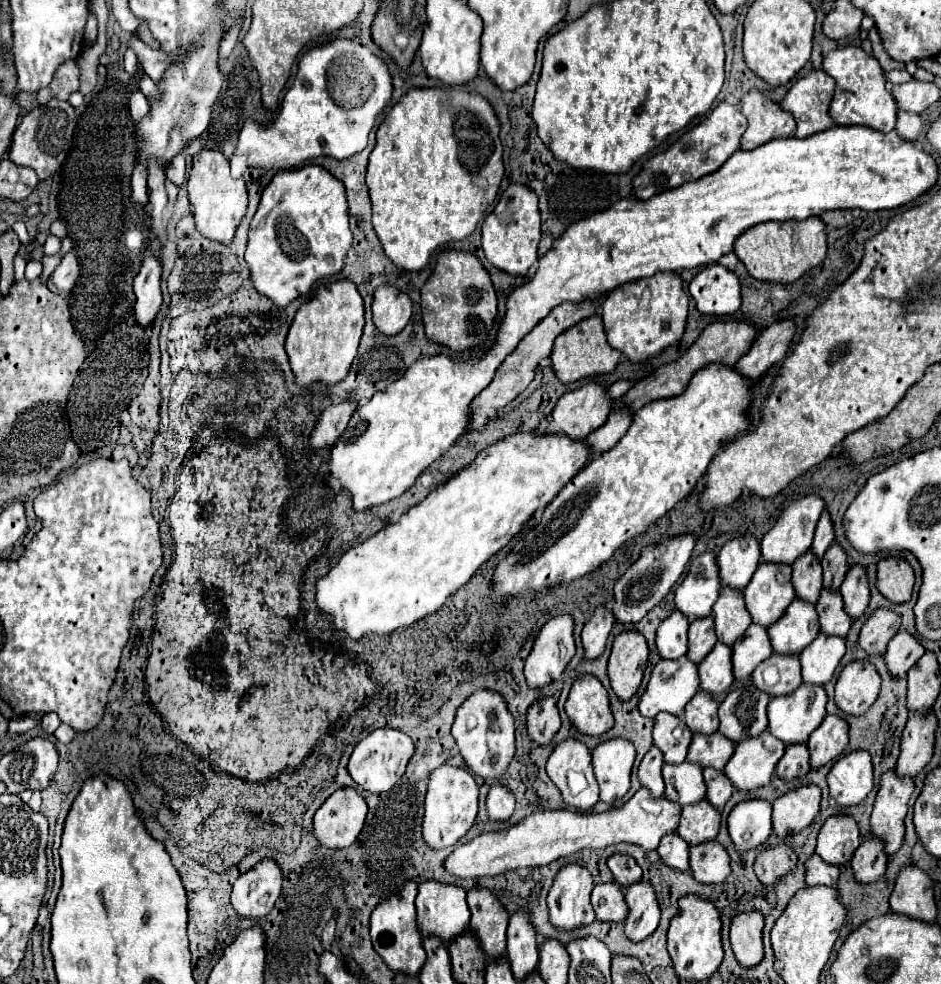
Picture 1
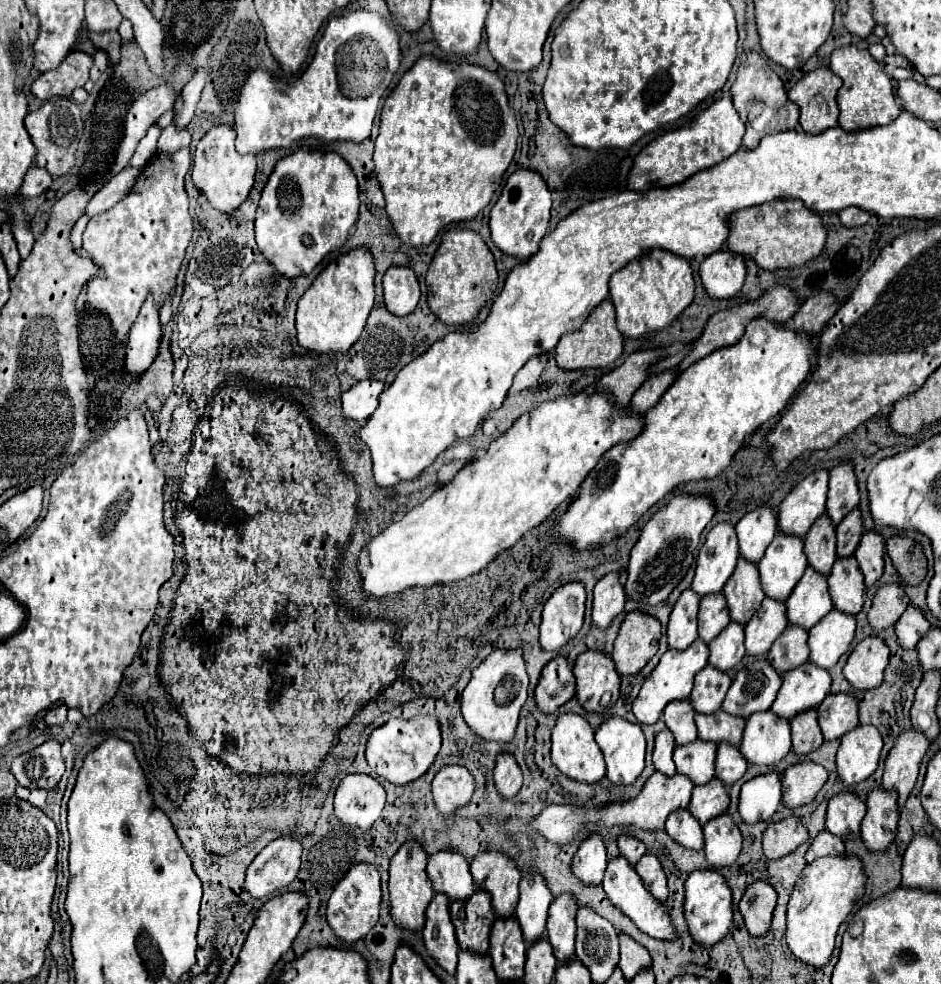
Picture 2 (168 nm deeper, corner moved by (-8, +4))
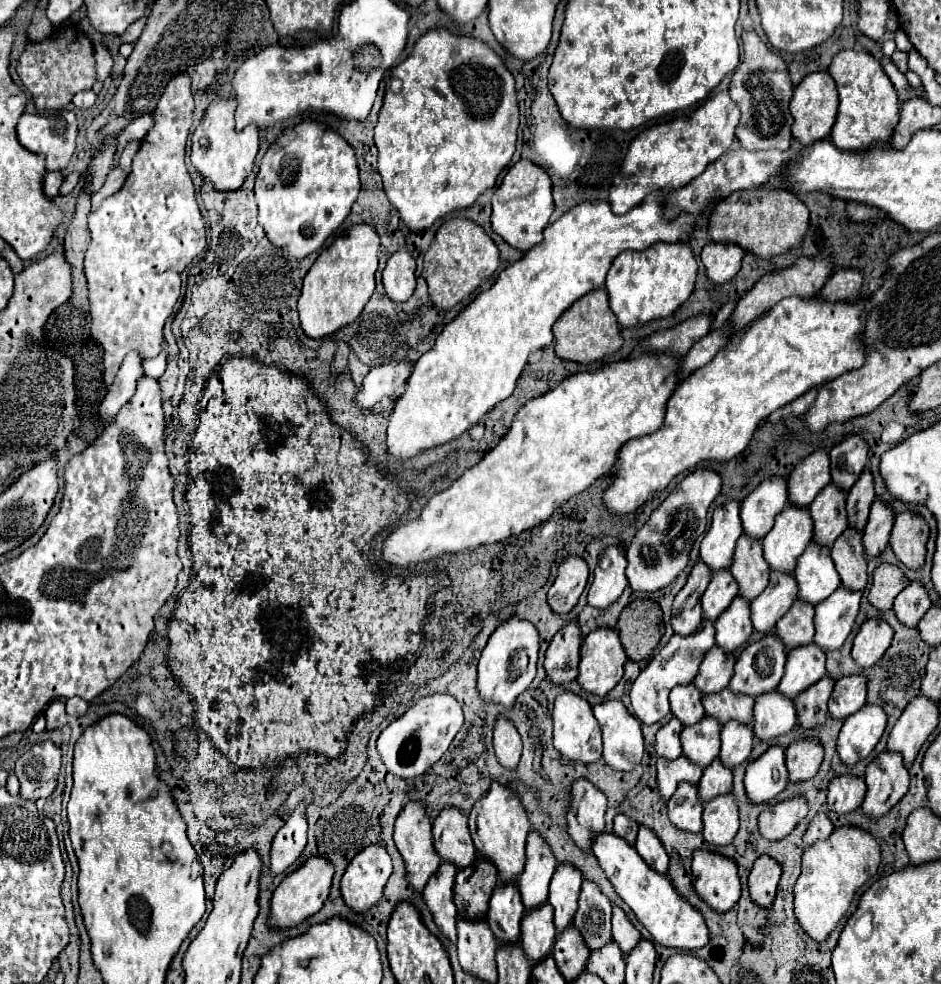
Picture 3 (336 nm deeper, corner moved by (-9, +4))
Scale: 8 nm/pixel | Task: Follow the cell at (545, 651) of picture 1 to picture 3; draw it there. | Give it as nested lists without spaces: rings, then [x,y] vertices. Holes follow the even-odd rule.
[[[568,554],[558,566],[558,576],[548,590],[548,602],[558,614],[568,614],[588,582],[588,566],[582,556]]]

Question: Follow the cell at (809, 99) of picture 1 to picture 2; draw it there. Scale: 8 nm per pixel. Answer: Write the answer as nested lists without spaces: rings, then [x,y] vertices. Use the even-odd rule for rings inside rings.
[[[817,68],[803,76],[791,90],[789,100],[793,100],[801,110],[801,128],[809,134],[819,134],[827,128],[837,126],[837,90],[841,88],[841,78],[829,68]]]

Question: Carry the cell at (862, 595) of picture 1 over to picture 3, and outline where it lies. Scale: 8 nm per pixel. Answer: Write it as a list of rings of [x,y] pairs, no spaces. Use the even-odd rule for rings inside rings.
[[[880,498],[872,502],[870,518],[864,528],[864,548],[868,556],[880,554],[890,540],[890,532],[894,526],[894,512],[888,504],[884,504]]]

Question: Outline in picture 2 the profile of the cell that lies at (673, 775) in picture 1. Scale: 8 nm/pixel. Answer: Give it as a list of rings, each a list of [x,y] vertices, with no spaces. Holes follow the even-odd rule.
[[[699,740],[693,746],[677,746],[673,754],[677,774],[687,776],[695,786],[705,786],[715,774],[715,752],[715,744]]]

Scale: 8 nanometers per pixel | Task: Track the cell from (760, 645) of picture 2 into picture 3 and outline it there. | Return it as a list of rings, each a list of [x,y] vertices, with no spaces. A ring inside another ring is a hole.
[[[772,570],[766,590],[750,602],[754,628],[764,634],[770,632],[776,626],[776,622],[788,612],[796,596],[798,596],[796,578],[792,574]]]

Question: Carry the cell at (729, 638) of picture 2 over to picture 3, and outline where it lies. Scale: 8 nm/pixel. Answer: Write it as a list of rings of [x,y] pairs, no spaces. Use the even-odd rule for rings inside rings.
[[[742,596],[732,600],[728,610],[716,618],[716,644],[726,652],[734,652],[740,648],[748,636],[752,634],[752,620],[750,620],[750,602]]]

